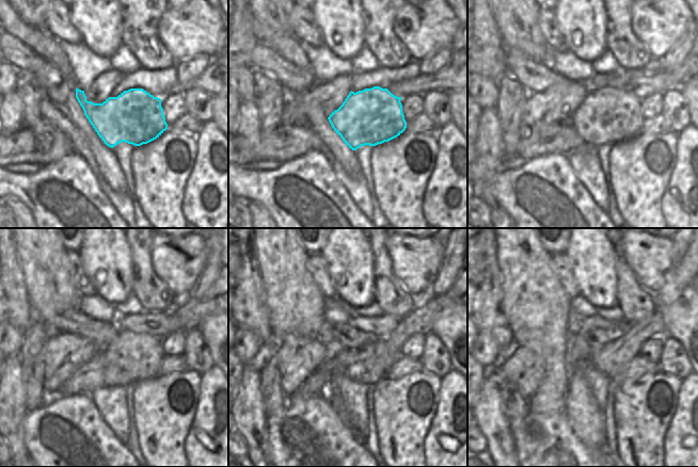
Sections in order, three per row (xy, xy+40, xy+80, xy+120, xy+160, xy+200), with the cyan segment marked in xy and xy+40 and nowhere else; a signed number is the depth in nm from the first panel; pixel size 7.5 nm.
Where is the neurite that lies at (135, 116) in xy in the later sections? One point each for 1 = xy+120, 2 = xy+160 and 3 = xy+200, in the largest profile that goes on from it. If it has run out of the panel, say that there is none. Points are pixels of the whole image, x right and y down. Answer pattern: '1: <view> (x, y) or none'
1: xy+120 (140, 355)
2: xy+160 (365, 351)
3: xy+200 (605, 352)

